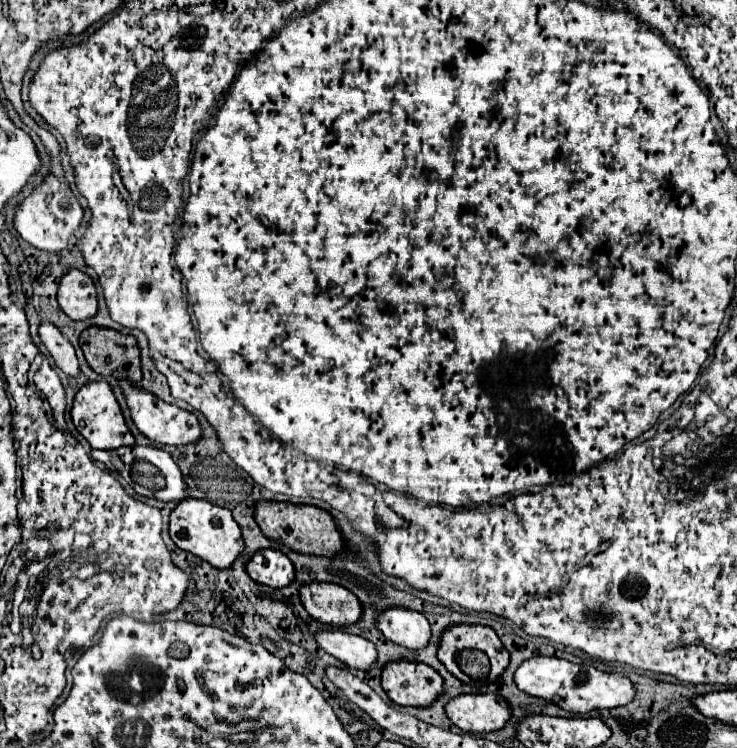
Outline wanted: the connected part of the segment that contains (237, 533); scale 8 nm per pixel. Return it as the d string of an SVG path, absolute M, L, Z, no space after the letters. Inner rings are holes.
M185 498L181 500L169 516L169 534L171 540L185 552L199 556L201 560L213 564L215 568L231 568L233 560L243 550L241 530L235 524L231 512L227 508L219 508L207 500Z

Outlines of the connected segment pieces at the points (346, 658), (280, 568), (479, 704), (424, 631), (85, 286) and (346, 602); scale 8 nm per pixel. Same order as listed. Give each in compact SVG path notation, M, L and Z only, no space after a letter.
M319 630L315 634L317 644L349 668L367 670L377 660L377 650L373 642L357 634L347 634L341 630Z
M271 548L255 552L245 564L245 570L255 582L271 588L285 588L295 578L295 568L291 560L283 552Z
M461 694L445 704L445 714L463 732L493 732L505 726L511 708L499 694Z
M387 608L377 616L377 628L385 638L411 650L421 650L431 638L429 622L423 614L405 608Z
M67 270L59 282L57 300L71 320L89 320L97 314L97 292L93 280L81 270Z
M309 582L299 588L299 598L305 610L323 624L347 626L355 624L361 618L361 604L357 598L337 586L327 582Z

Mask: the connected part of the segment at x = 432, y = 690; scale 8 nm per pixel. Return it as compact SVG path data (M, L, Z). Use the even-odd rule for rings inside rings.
M393 660L381 670L387 696L401 706L429 706L443 692L443 678L421 662Z

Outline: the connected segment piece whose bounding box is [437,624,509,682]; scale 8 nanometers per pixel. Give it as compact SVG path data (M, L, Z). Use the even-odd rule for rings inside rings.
M455 624L453 628L447 628L441 636L439 644L439 660L445 664L445 668L455 676L455 656L461 650L481 650L489 656L489 678L495 680L509 664L509 654L505 646L501 644L499 636L489 626L477 626L477 624Z

